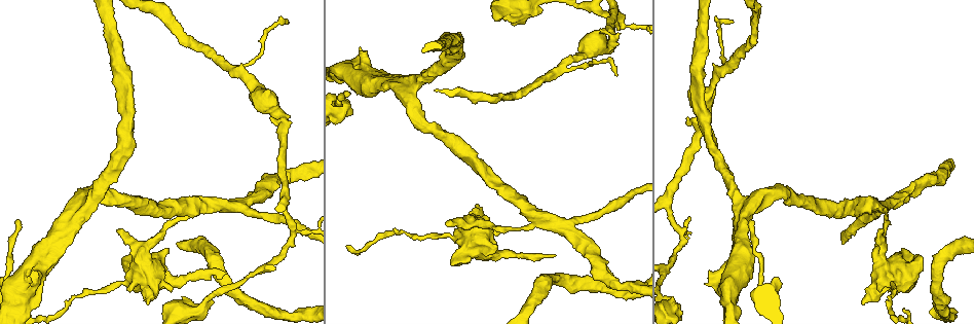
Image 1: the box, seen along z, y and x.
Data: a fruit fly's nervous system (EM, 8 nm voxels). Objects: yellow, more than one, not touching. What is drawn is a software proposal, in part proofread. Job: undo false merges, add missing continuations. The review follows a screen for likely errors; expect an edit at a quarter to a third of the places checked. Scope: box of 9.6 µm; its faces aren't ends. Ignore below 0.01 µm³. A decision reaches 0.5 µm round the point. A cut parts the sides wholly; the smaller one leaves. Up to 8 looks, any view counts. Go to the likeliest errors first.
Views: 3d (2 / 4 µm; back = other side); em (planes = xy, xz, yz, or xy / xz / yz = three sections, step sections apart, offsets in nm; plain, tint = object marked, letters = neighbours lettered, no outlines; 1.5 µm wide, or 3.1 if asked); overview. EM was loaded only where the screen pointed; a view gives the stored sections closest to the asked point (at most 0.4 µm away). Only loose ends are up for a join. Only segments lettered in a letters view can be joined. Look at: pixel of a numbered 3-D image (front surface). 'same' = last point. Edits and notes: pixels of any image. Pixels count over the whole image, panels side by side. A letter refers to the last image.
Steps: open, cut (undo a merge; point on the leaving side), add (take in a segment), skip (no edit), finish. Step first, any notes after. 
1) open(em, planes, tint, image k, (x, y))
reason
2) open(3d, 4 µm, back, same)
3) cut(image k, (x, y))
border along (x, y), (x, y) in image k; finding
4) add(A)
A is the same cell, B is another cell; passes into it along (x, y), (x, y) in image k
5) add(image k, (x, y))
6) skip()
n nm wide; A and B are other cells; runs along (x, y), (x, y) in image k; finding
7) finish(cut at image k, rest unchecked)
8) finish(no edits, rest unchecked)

open(3d, 2 µm, image 1, (31, 284))
thick end

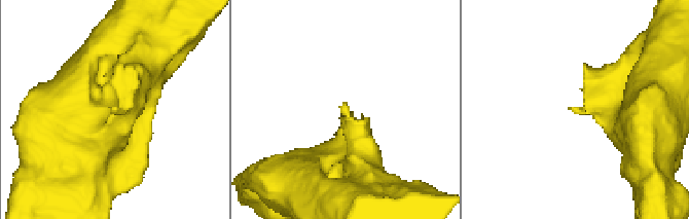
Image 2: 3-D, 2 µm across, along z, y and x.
open(em, planes, letters, image 2, (113, 110))

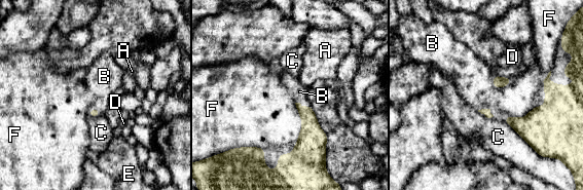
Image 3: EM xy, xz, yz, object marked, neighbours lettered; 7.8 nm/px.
add(B)
B is the same cell, A, C, D, E and F are other cells; passes into it along (312, 136), (301, 106), (299, 91) in image 3; the cell continues

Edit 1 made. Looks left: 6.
open(em, planes, letters, image 1, (225, 272))
an open end

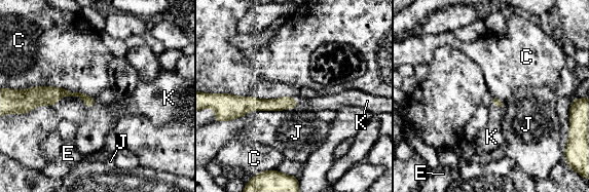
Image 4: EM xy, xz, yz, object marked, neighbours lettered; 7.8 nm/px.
add(K)
J touches over 550 nm; K is the same cell, C, E and J are other cells; passes into it along (285, 103), (296, 102), (328, 102) in image 4; the cell continues

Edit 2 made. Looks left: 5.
open(overview)
redraw

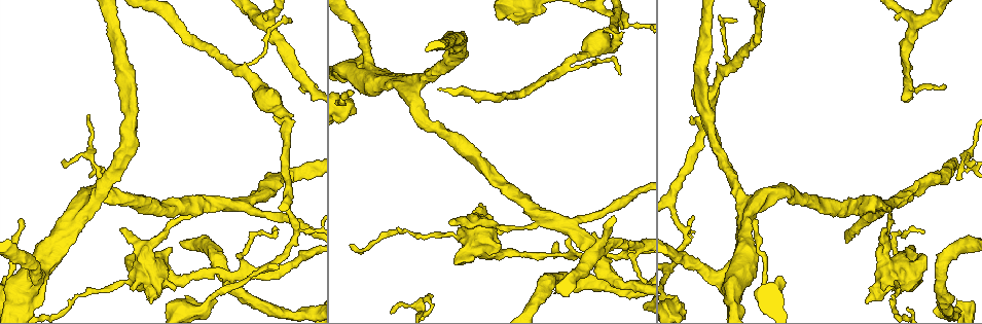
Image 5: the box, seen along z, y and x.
open(3d, 2 µm, image 5, (536, 226))
three-way junction

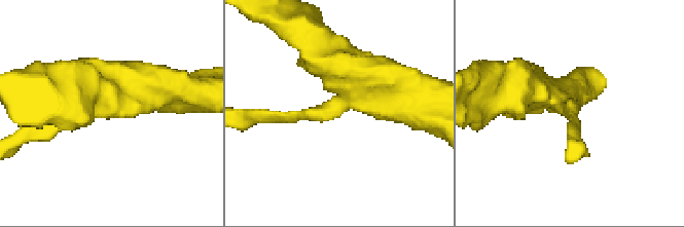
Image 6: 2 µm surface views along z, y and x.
open(em, xy, step 8, tint, image 6, (562, 106))

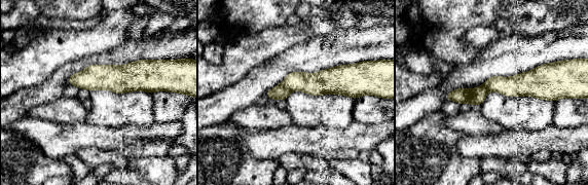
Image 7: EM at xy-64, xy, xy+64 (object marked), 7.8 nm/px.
open(em, planes, letters, same)

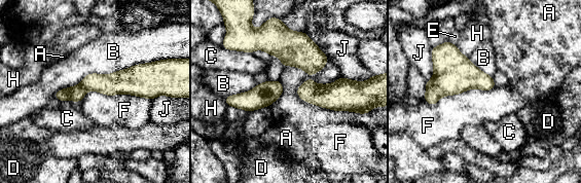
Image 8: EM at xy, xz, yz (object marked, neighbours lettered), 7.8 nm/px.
cut(image 8, (76, 93))
A, B, C, D, E, F, H and J are other cells; 3 arms; border along (79, 84), (86, 89) in image 8; two cells meet here

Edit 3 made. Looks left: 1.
finish(add at image 3, add at image 4, cut at image 8, rest unchecked)

